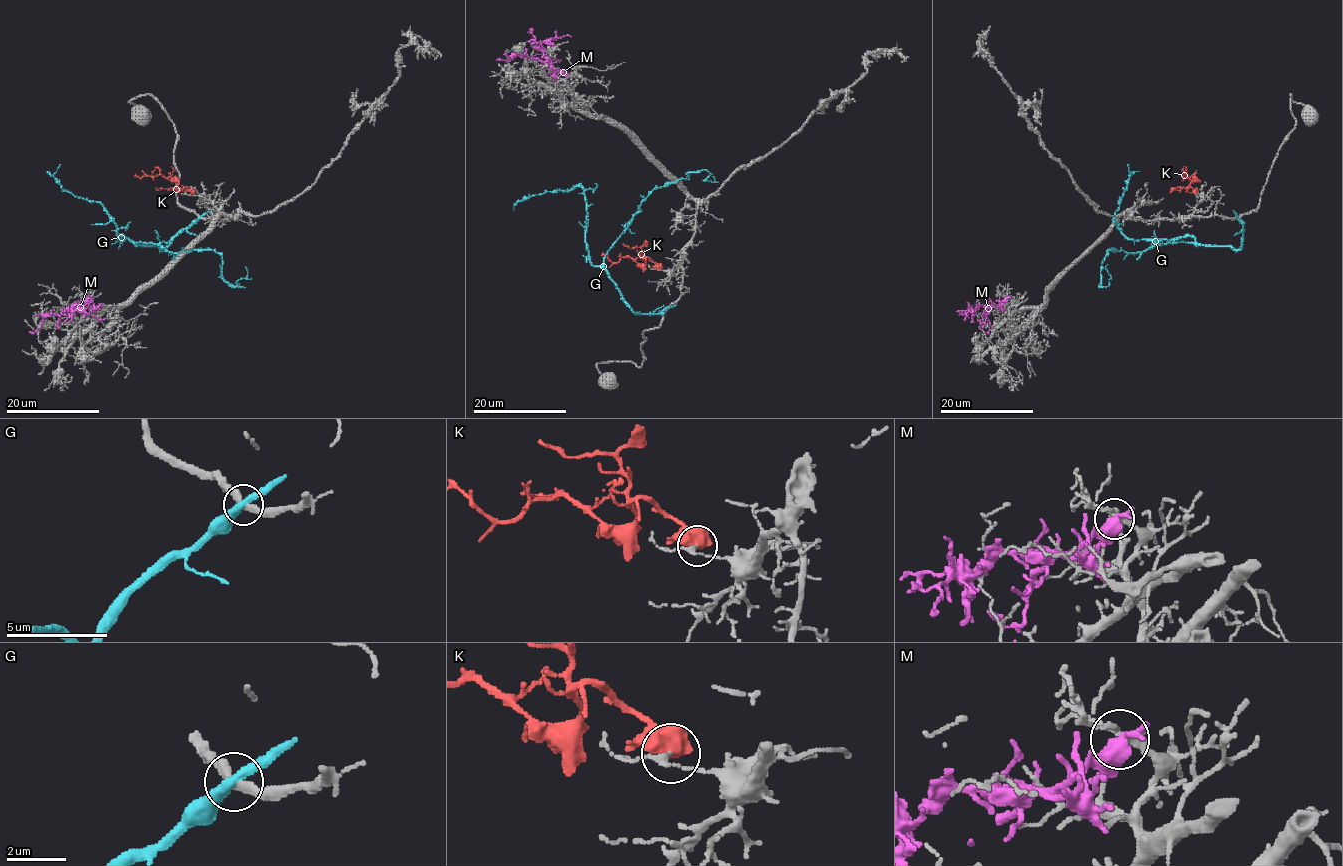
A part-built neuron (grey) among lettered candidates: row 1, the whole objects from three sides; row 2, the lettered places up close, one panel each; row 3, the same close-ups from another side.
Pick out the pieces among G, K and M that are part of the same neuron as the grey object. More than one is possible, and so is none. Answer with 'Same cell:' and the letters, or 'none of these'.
Same cell: none of these

